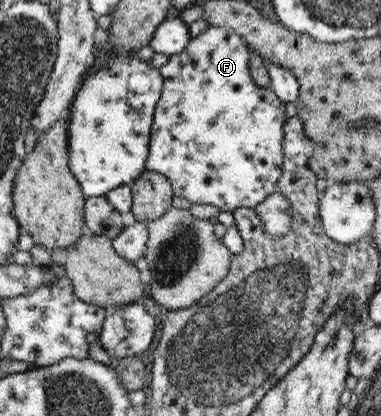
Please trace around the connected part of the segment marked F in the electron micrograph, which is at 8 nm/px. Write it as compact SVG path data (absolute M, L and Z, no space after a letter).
M208 26L204 32L192 38L185 50L180 52L180 55L171 56L167 64L163 64L159 70L164 78L164 86L156 106L155 120L152 124L151 152L148 155L146 170L164 174L172 184L174 196L181 196L181 198L189 200L192 204L211 204L211 206L217 206L220 211L233 212L241 207L254 209L259 203L263 203L269 195L277 190L279 177L282 173L284 164L283 126L285 126L288 115L286 114L285 104L279 100L273 90L267 90L267 87L259 88L253 82L253 78L249 74L249 48L243 44L240 34L235 33L229 27Z

